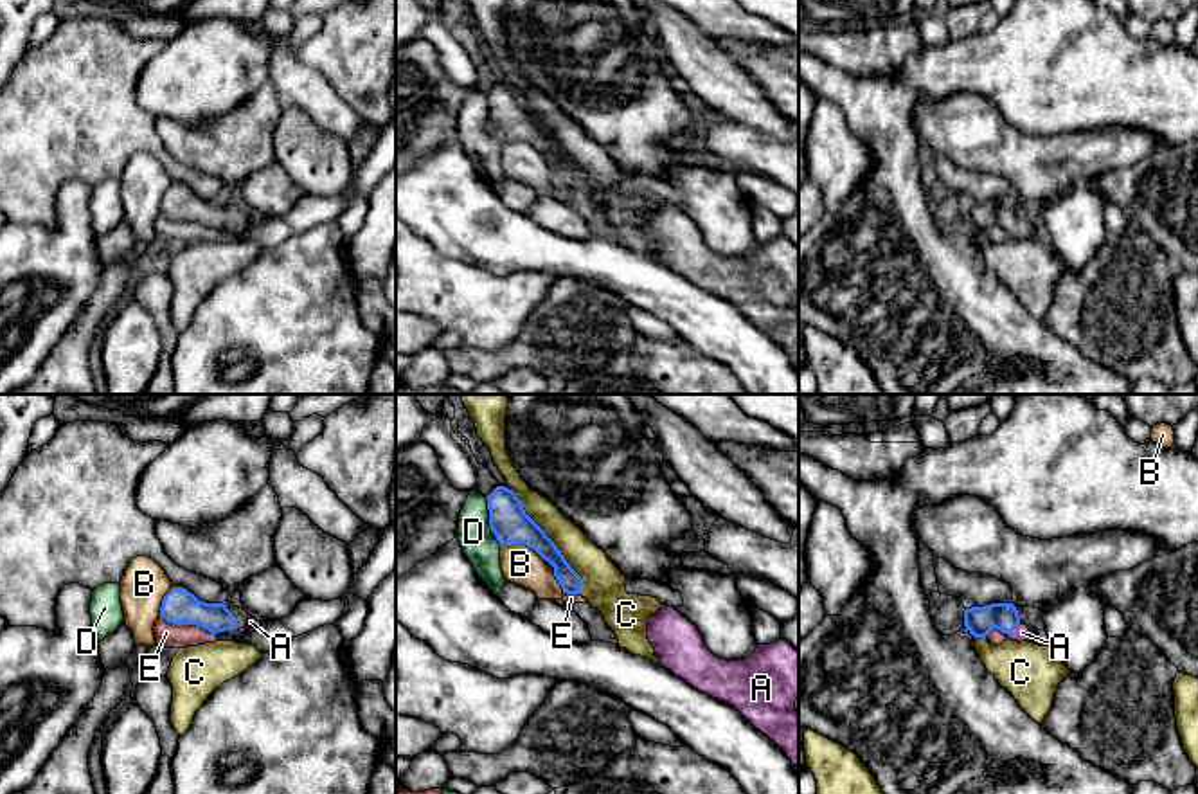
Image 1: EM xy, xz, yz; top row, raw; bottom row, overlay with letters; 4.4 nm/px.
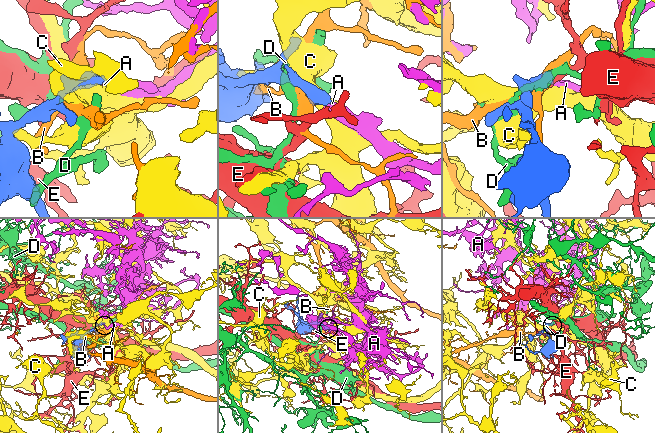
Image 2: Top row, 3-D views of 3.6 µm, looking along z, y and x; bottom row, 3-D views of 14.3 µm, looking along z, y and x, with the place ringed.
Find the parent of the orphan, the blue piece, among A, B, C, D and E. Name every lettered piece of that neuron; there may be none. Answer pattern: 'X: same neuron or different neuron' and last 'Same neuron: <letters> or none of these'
A: same neuron
B: different neuron
C: different neuron
D: different neuron
E: different neuron
Same neuron: A

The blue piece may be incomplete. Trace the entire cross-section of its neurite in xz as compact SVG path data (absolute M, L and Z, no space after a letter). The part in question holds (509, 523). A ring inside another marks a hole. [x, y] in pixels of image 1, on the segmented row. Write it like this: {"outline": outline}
{"outline": "M496 486L487 497L489 528L500 546L523 544L554 567L554 576L567 594L579 594L583 578L570 567L558 546L525 513L516 493Z"}

